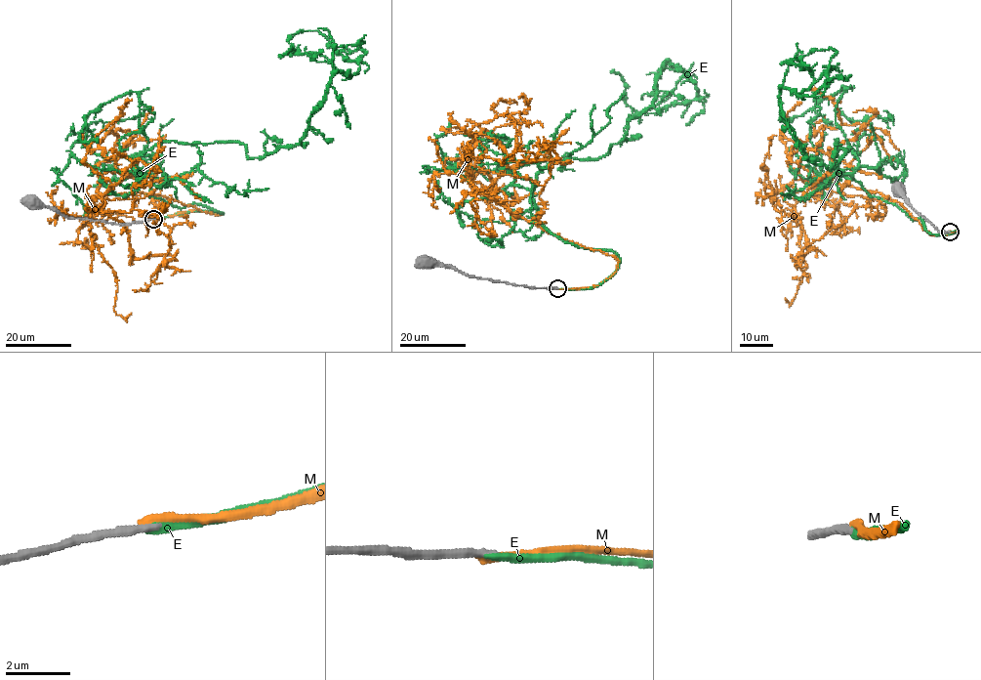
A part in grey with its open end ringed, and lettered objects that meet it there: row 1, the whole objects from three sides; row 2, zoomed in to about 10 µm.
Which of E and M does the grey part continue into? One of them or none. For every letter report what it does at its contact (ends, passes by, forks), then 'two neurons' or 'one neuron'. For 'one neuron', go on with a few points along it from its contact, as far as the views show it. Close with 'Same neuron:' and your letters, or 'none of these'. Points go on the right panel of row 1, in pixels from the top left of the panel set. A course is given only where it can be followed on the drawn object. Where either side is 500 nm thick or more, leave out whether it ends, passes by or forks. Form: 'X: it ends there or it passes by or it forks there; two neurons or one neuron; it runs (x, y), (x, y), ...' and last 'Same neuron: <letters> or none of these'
E: it ends there; one neuron; it runs (949, 232), (849, 180), (837, 140), (834, 168), (810, 159), (779, 93), (811, 96), (837, 52), (781, 63)
M: it ends there; two neurons
Same neuron: E

